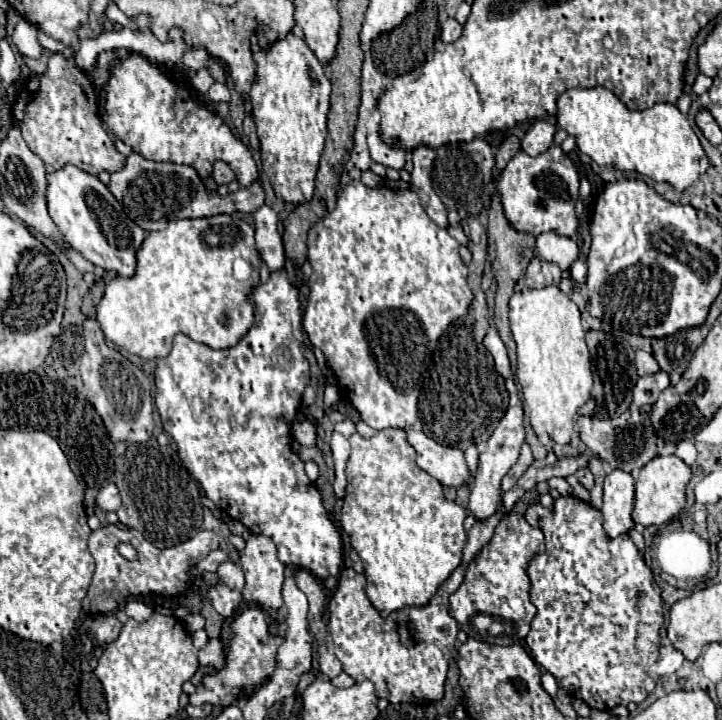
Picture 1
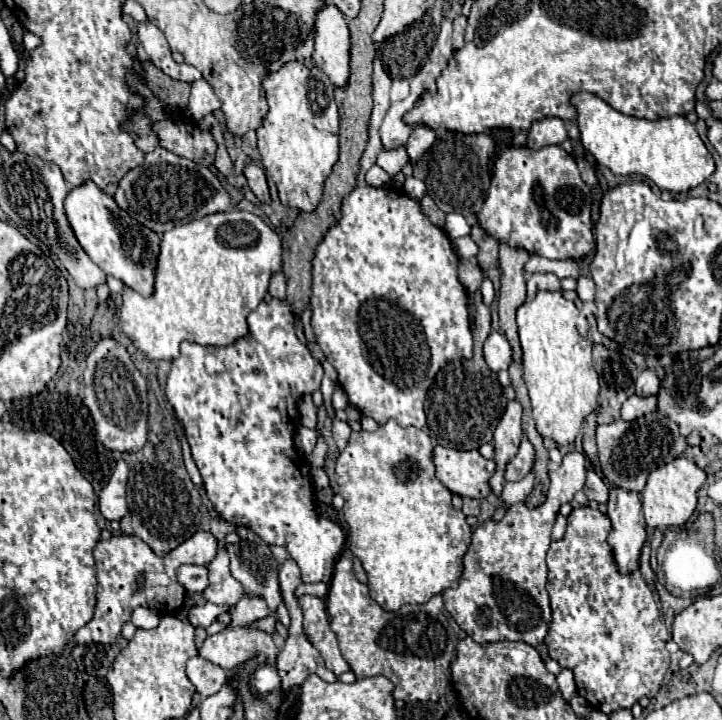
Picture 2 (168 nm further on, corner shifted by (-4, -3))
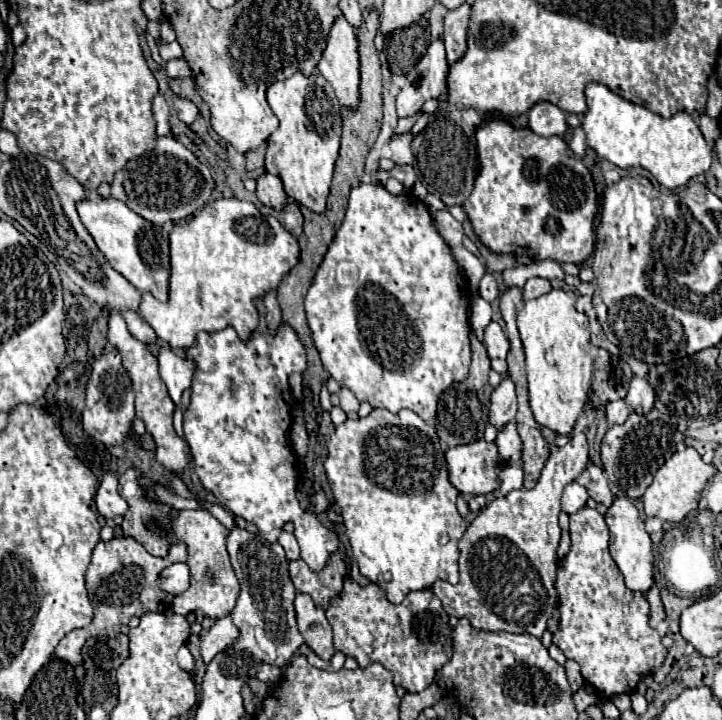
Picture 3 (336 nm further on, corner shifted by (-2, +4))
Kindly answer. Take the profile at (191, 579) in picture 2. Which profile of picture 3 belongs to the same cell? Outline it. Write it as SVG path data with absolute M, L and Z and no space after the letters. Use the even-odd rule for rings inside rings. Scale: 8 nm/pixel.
M173 563L159 577L159 587L173 595L187 591L189 583L191 583L191 571L189 571L187 563Z

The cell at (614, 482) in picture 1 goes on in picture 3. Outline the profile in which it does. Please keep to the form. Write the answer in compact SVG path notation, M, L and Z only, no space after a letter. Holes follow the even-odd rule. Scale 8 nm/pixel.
M615 497L613 505L609 507L605 521L611 531L609 539L609 551L621 573L625 575L625 585L631 591L641 591L647 593L647 589L653 585L653 547L651 547L651 537L645 531L643 519L639 517L637 507L629 497Z

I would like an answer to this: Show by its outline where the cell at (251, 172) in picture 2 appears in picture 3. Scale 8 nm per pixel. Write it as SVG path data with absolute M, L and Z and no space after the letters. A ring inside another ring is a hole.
M263 173L261 177L257 177L257 199L267 207L283 209L287 195L283 191L281 179L271 173Z

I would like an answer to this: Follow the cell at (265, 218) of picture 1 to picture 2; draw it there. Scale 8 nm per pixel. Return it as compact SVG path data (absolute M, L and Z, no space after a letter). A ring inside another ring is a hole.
M279 272L279 274L273 274L273 278L271 278L271 284L269 284L269 294L273 296L273 298L279 298L279 300L283 300L285 298L285 288L287 286L287 280L285 280L285 276L283 276L283 272Z

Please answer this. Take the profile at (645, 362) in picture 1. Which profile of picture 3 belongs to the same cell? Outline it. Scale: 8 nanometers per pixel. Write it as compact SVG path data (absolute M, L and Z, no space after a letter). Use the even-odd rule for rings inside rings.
M633 377L625 401L629 403L631 411L635 411L635 413L649 413L653 409L655 391L653 391L653 387L649 385L647 379Z

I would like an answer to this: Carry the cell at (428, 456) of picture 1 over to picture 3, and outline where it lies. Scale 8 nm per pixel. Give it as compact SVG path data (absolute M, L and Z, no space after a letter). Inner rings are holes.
M479 439L479 441L467 443L467 445L451 447L445 453L445 461L447 461L447 471L449 471L449 481L459 493L463 493L463 495L485 495L485 493L499 489L497 475L499 475L503 463L501 463L501 457L497 453L495 443L487 443L485 439Z

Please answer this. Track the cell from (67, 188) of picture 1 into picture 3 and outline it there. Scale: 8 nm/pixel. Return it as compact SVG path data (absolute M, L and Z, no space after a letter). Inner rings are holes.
M113 197L83 199L77 203L77 213L89 235L95 239L99 251L105 255L109 265L119 271L129 283L141 293L147 291L155 299L167 299L169 287L169 239L163 227L149 223L147 219L133 213L125 203Z

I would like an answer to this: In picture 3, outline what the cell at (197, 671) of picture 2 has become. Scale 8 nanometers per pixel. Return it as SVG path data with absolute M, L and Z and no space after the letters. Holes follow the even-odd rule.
M183 645L181 649L179 649L179 653L177 653L177 663L185 669L185 671L191 671L193 667L195 667L195 659L193 659L193 655L189 653L189 649Z

